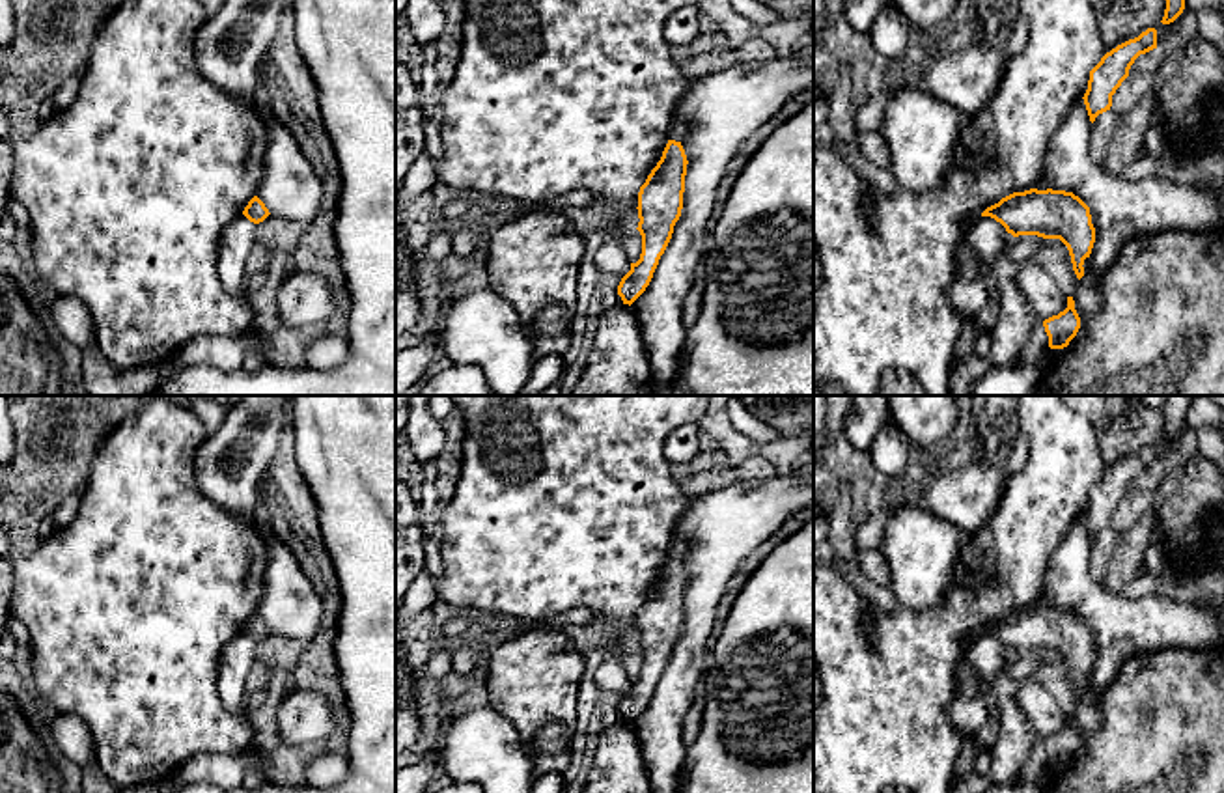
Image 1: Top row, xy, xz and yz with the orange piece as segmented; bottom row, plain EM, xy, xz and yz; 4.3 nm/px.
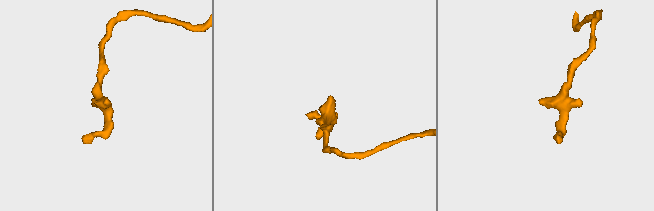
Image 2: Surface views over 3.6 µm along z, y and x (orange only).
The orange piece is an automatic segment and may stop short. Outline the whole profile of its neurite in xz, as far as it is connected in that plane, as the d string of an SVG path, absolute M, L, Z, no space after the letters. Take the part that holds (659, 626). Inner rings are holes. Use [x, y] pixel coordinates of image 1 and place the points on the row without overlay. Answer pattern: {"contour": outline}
{"contour": "M674 534L668 562L661 578L647 593L638 610L638 649L642 653L642 672L636 681L631 681L631 689L621 696L618 713L623 722L633 722L649 703L653 690L664 672L674 644L681 634L687 573L681 563L685 554L685 537Z"}

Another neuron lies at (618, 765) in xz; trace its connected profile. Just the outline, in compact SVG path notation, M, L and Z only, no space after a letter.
M619 722L597 733L582 793L653 793L642 746L631 724Z

